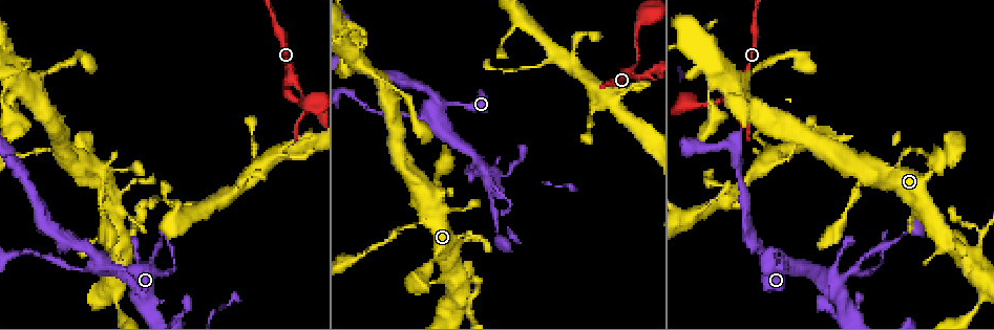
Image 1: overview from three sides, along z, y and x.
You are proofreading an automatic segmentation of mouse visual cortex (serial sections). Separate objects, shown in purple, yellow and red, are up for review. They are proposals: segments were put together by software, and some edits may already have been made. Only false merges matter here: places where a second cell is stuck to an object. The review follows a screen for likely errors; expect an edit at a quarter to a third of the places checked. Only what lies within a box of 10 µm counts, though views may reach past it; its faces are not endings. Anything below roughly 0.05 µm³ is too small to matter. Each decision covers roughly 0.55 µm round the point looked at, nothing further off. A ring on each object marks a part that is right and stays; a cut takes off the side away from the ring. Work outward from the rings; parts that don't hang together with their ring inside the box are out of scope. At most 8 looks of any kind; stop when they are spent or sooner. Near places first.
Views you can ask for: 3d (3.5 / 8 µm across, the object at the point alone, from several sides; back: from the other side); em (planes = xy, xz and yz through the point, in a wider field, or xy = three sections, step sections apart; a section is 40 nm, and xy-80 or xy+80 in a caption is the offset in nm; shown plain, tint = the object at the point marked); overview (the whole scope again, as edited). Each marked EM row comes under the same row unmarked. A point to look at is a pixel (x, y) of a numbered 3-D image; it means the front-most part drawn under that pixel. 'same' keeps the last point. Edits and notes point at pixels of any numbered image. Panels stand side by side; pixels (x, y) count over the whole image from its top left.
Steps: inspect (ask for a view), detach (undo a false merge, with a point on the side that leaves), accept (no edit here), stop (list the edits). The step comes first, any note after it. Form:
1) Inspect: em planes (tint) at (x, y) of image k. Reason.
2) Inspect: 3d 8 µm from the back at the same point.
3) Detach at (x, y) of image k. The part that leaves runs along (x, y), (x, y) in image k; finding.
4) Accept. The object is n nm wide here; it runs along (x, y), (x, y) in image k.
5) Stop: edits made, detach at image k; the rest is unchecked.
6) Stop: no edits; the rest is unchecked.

Inspect: 3d 3.5 µm at (98, 172) of image 1. Four or more arms meet.

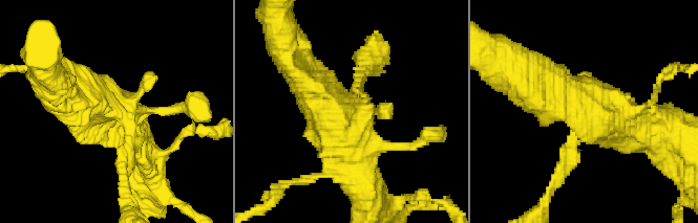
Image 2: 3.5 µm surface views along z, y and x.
Accept. It runs along (365, 179), (297, 69) in image 2; all the same cell.

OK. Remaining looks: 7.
Inspect: em xy step 5 (tint) at (104, 264) of image 1. Small branch off a trunk.

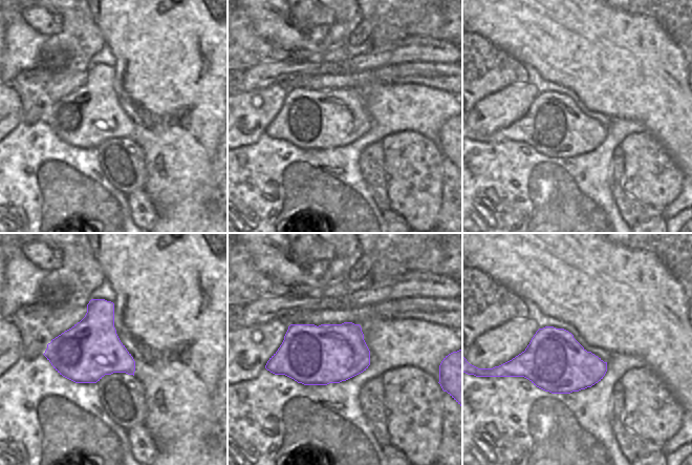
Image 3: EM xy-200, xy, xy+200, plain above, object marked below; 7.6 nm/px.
Inspect: 3d 3.5 µm at the same point.

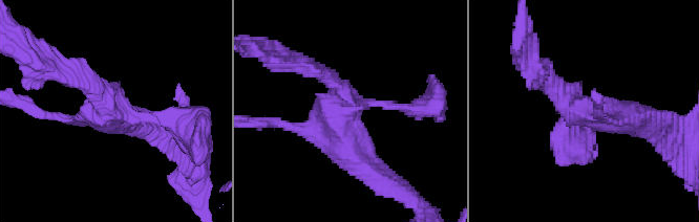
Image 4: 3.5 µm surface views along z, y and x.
Accept. The object is 460 nm wide here; it runs along (416, 108), (348, 105), (339, 132), (361, 164) in image 4; one cell here.

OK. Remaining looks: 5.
Inspect: 3d 3.5 µm at (351, 92) of image 1. Thick turns thin.

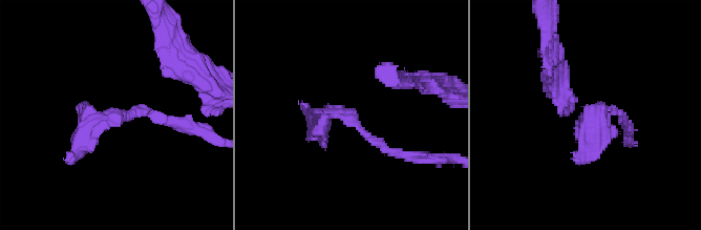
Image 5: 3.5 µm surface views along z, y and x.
Inspect: em xy step 2 (tint) at (588, 112) of image 5.

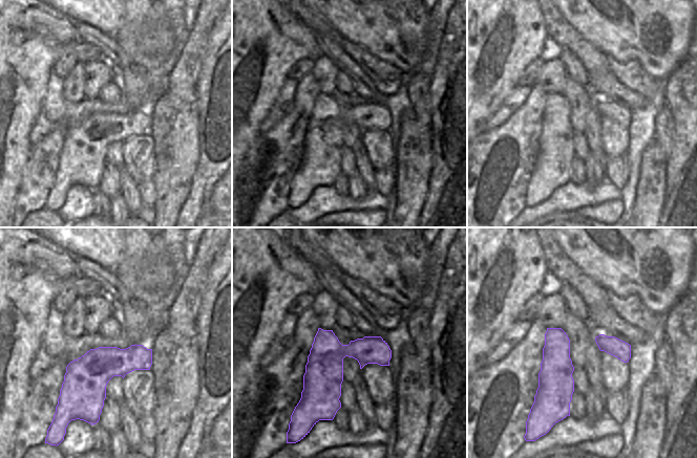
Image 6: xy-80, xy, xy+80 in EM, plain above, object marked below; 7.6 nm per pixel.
Accept. It runs along (173, 121), (109, 113), (77, 159) in image 5; all the same cell.

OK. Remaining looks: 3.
Stop: no edits; the rest is unchecked.

